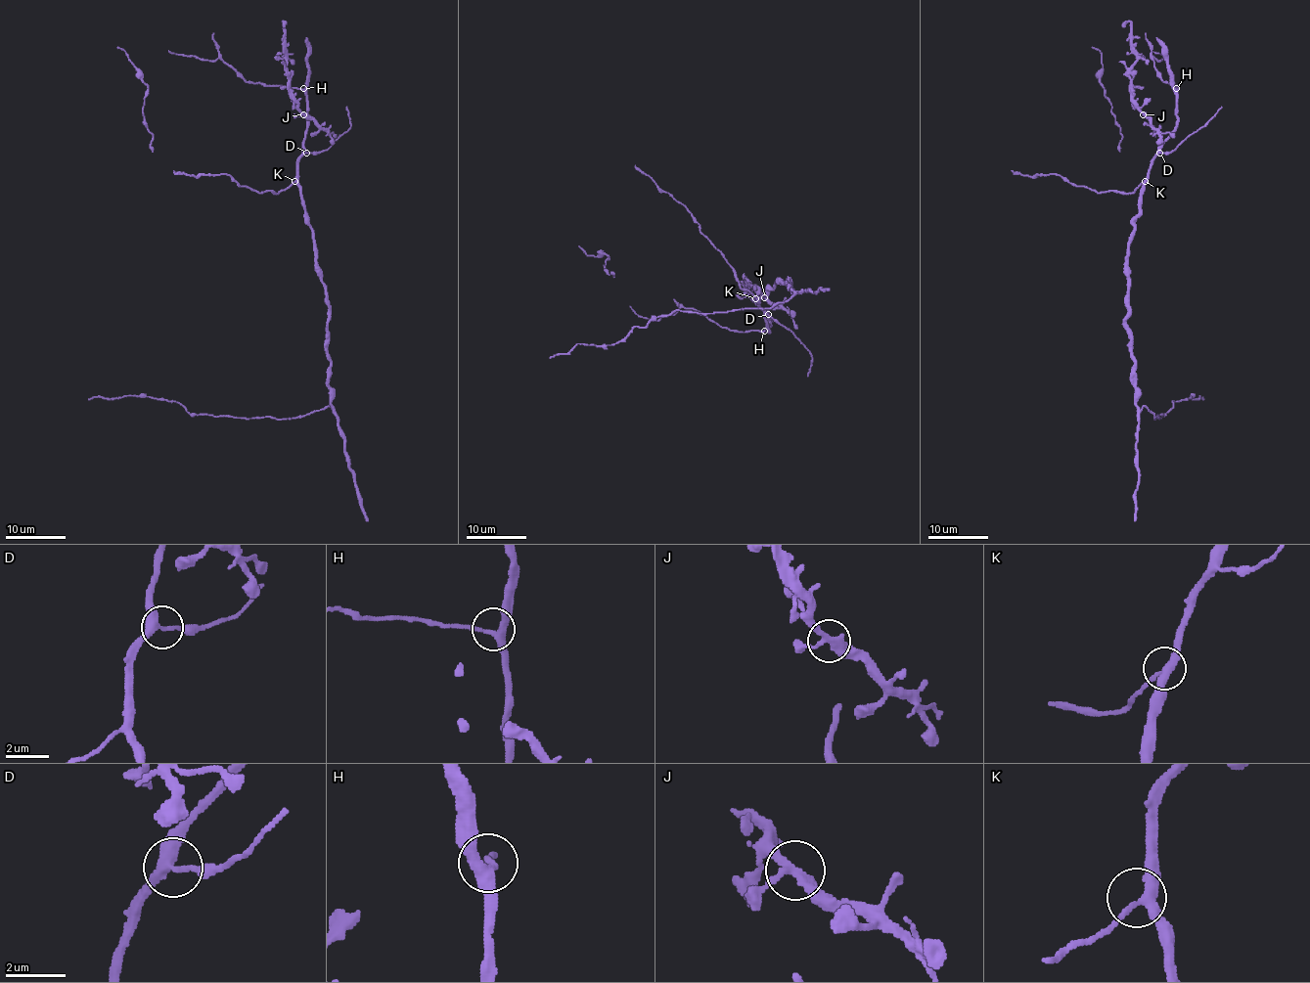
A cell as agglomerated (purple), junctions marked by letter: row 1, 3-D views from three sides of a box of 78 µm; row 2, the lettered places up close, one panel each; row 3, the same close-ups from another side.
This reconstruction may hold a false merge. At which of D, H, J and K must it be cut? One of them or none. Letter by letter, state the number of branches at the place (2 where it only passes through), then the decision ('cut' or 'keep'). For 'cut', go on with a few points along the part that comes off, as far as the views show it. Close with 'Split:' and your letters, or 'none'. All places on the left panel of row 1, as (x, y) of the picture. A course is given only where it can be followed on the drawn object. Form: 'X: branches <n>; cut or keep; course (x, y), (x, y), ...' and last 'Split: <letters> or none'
D: branches 3; keep
H: branches 3; keep
J: branches 3; keep
K: branches 3; keep
Split: none

